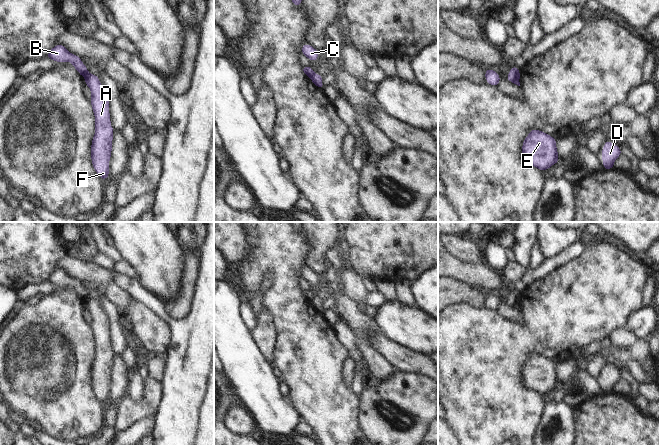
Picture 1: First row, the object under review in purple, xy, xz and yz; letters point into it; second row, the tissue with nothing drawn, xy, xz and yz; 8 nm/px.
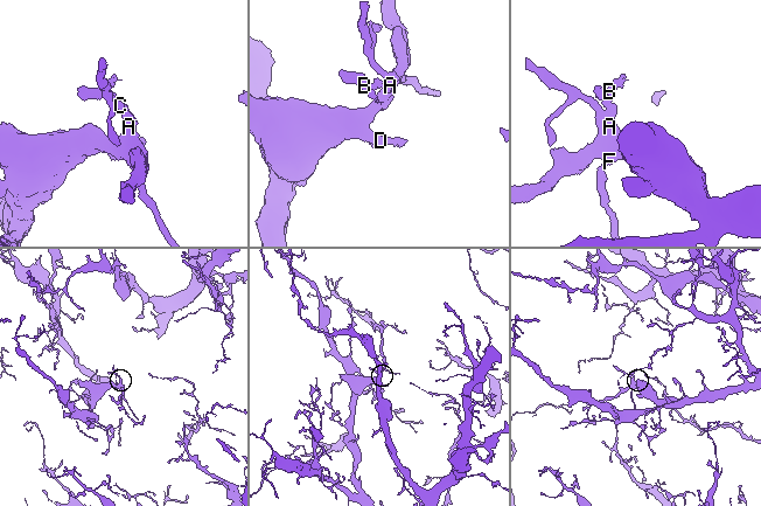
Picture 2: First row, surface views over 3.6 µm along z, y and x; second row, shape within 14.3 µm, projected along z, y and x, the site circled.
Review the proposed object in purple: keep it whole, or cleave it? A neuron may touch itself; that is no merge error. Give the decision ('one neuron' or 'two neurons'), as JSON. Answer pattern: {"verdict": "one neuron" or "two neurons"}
{"verdict": "two neurons"}

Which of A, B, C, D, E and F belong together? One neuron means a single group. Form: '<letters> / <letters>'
A C D E F / B

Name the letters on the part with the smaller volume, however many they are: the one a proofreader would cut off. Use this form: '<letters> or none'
B

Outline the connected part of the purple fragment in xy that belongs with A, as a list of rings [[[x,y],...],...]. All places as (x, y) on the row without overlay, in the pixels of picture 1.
[[[89,298],[85,308],[91,314],[91,331],[95,340],[95,358],[91,367],[91,385],[102,404],[109,402],[114,353],[111,350],[109,321],[95,298]]]

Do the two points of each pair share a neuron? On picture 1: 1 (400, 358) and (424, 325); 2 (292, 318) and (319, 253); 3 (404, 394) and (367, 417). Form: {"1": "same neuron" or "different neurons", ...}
{"1": "different neurons", "2": "different neurons", "3": "same neuron"}

